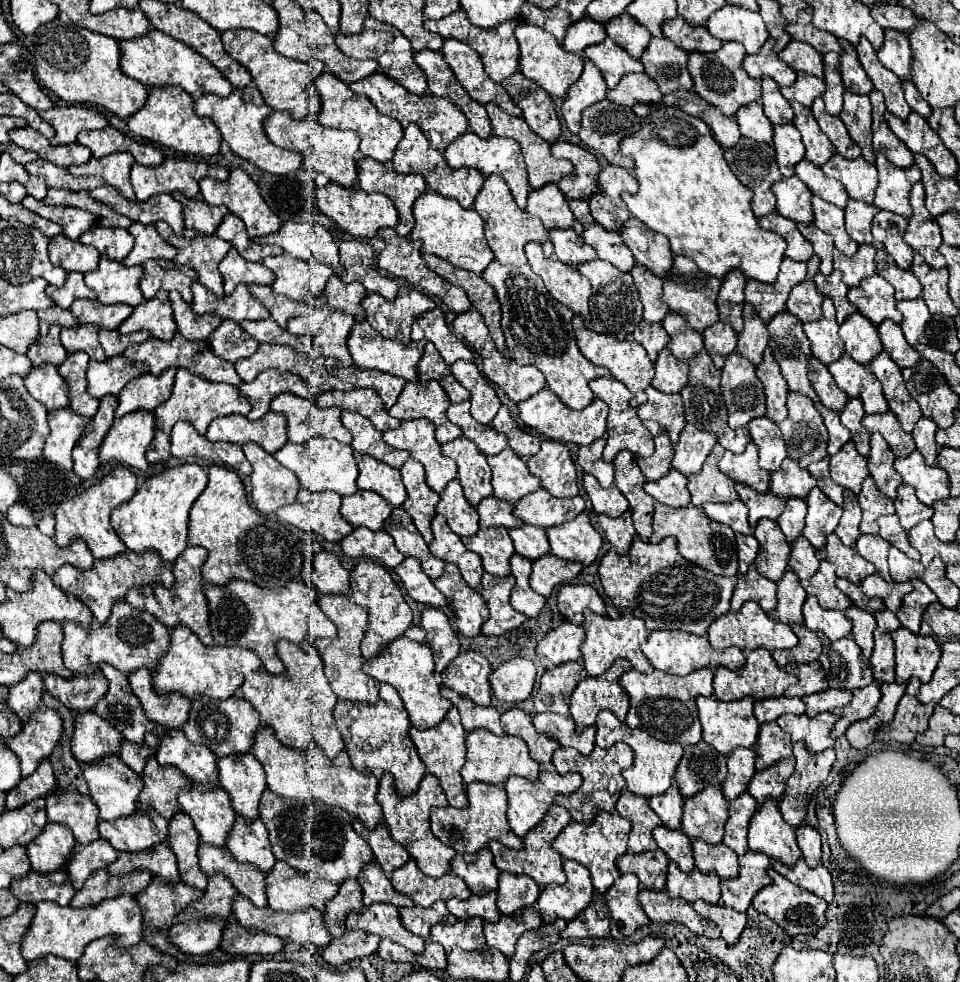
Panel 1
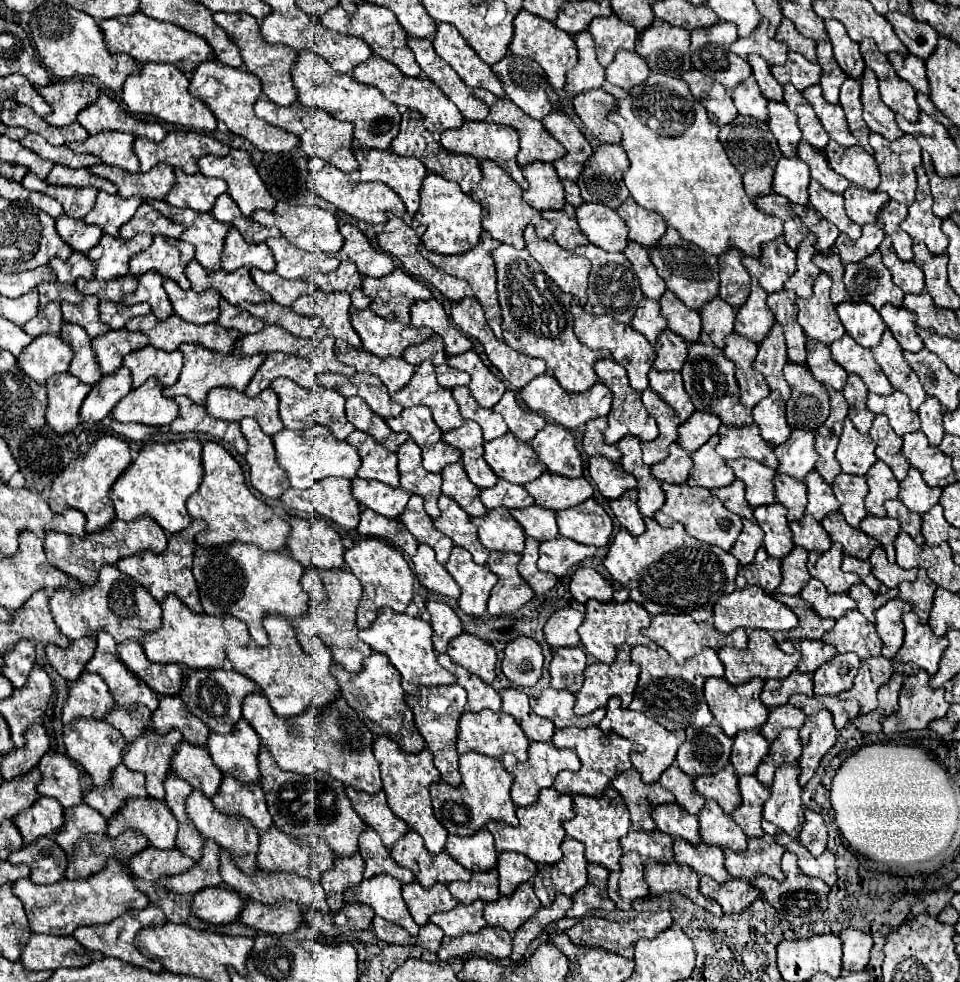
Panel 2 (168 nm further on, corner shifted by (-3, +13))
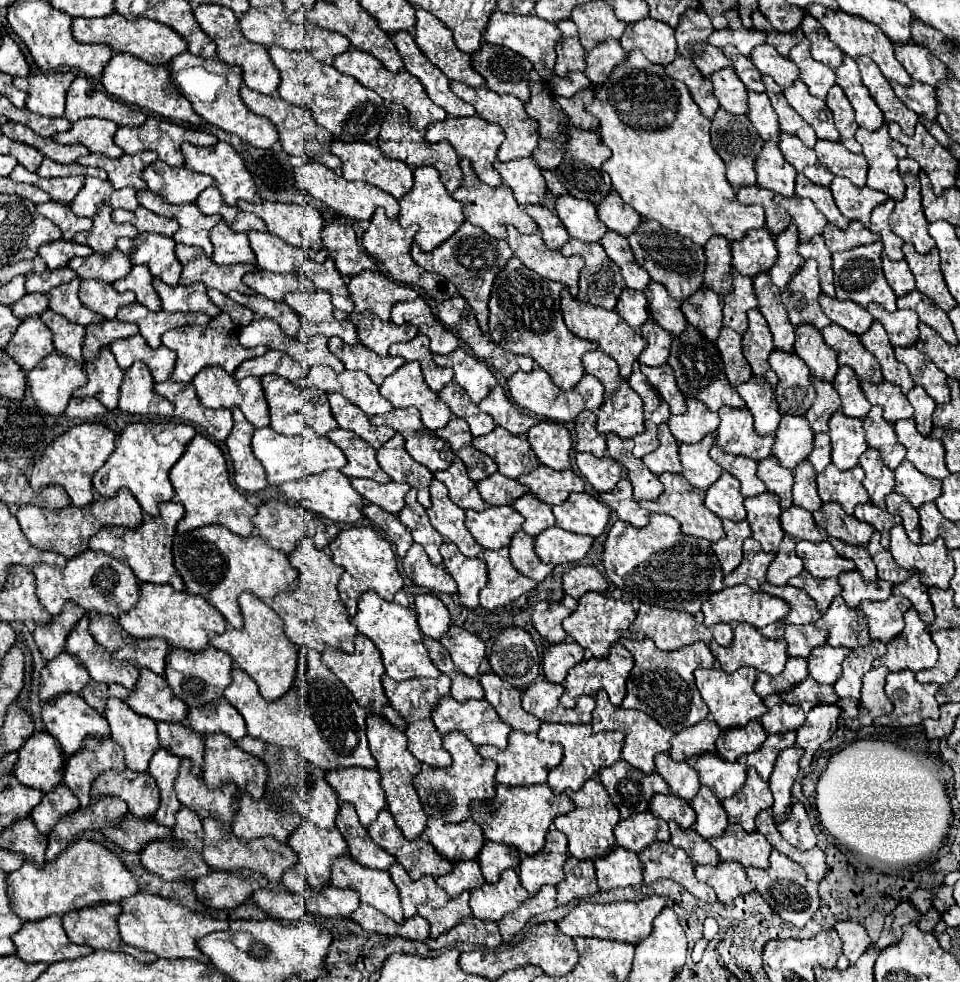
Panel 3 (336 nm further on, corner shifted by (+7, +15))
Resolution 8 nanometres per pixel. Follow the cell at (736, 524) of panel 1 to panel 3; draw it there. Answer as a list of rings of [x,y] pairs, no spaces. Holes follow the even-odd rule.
[[[724,472],[716,480],[716,484],[706,490],[704,502],[706,502],[706,508],[722,520],[740,522],[746,518],[744,496],[740,494],[740,482],[730,472]]]

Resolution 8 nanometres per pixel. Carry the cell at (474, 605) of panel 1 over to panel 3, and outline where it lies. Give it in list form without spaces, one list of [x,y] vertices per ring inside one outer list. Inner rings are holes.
[[[444,542],[440,546],[440,554],[444,556],[444,568],[452,574],[452,578],[458,584],[458,596],[460,602],[468,608],[476,608],[478,592],[484,588],[488,576],[486,576],[486,564],[480,558],[466,558],[456,544]]]

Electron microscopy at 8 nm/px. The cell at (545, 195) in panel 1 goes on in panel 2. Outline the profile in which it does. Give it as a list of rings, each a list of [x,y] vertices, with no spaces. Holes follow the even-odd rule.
[[[532,162],[522,168],[530,188],[524,190],[524,200],[536,210],[564,210],[564,186],[556,170],[548,162]]]

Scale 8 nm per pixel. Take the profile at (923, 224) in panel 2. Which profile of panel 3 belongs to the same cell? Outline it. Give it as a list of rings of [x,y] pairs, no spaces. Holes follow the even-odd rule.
[[[902,158],[898,162],[900,176],[906,184],[906,196],[896,202],[894,212],[890,214],[890,228],[904,242],[912,242],[920,254],[926,254],[934,248],[932,236],[928,236],[928,222],[922,212],[920,196],[920,166],[912,158]]]

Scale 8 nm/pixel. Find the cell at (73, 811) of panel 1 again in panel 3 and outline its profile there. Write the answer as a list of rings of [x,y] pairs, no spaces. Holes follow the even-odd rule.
[[[34,732],[18,750],[14,776],[30,788],[50,792],[62,782],[64,756],[60,744],[48,732]]]

